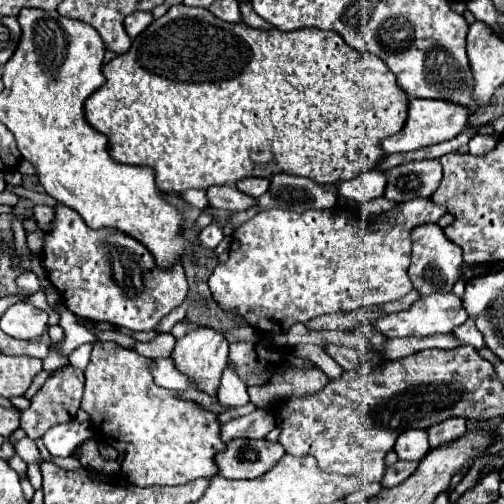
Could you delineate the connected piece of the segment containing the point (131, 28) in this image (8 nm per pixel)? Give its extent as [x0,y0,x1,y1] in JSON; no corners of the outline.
[124,11,152,37]

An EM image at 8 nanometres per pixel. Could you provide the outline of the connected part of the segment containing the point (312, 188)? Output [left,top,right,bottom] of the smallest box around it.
[228,173,338,229]

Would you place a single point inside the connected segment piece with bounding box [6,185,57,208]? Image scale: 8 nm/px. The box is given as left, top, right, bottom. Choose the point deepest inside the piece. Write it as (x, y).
(36, 197)

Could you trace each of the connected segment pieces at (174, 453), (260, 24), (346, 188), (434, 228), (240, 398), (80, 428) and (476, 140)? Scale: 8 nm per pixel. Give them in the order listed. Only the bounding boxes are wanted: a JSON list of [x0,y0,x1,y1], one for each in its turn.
[[82,341,226,487],[239,2,274,30],[334,169,386,203],[410,223,462,297],[218,365,250,407],[42,421,92,457],[468,133,498,155]]

